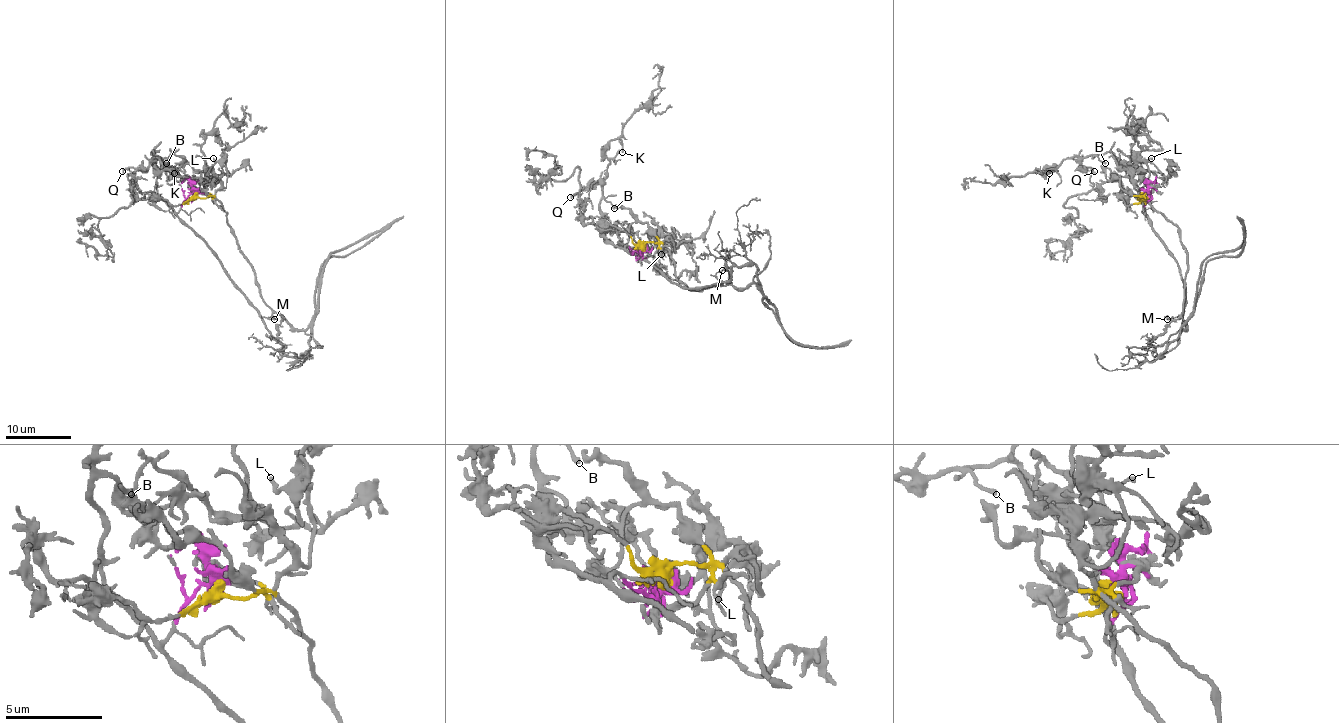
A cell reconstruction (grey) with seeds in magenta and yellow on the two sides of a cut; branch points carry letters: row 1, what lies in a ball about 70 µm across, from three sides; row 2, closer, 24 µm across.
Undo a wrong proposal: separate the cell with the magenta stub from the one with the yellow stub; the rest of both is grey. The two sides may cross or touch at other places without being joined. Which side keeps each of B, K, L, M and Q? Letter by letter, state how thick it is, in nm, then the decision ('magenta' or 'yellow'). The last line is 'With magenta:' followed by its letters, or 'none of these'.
B: 200 nm | magenta
K: 180 nm | magenta
L: 190 nm | yellow
M: 130 nm | yellow
Q: 160 nm | magenta
With magenta: B, K, Q

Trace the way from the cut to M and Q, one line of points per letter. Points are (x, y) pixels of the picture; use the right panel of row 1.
M: (1147, 193), (1140, 198), (1178, 227), (1187, 265), (1182, 312), (1166, 319)
Q: (1147, 193), (1150, 195), (1143, 213), (1138, 187), (1111, 152), (1086, 156), (1080, 167), (1094, 172)

